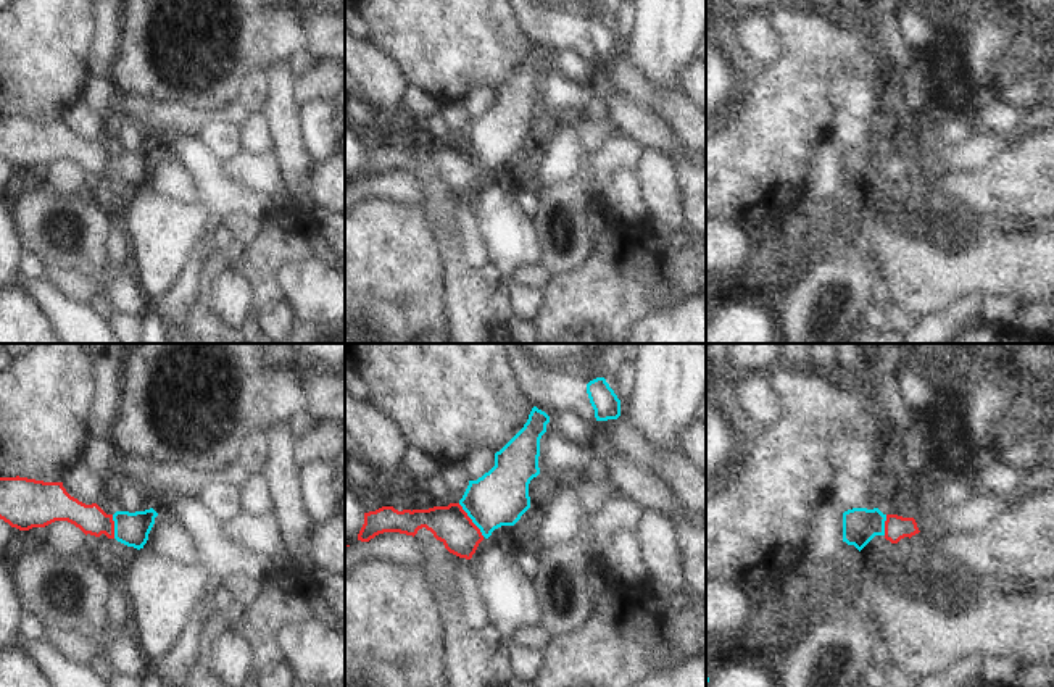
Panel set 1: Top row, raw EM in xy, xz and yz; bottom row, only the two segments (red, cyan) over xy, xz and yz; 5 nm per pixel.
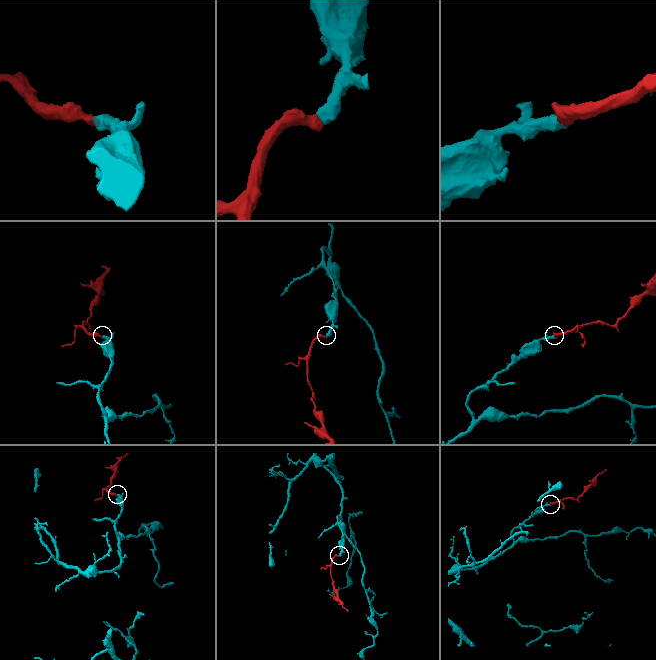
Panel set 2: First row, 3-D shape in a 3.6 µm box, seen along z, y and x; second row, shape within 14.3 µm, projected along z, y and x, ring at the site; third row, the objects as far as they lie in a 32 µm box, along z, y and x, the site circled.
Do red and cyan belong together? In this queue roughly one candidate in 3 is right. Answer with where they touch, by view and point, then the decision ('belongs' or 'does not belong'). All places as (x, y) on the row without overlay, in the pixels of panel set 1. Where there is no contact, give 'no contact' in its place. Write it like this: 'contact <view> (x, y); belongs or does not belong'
contact xz (471, 158); belongs

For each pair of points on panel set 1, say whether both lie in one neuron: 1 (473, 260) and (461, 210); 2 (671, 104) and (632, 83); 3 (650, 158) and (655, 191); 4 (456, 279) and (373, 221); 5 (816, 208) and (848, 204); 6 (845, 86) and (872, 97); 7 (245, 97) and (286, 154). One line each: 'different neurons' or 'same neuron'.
1: same neuron
2: same neuron
3: same neuron
4: different neurons
5: same neuron
6: same neuron
7: different neurons

